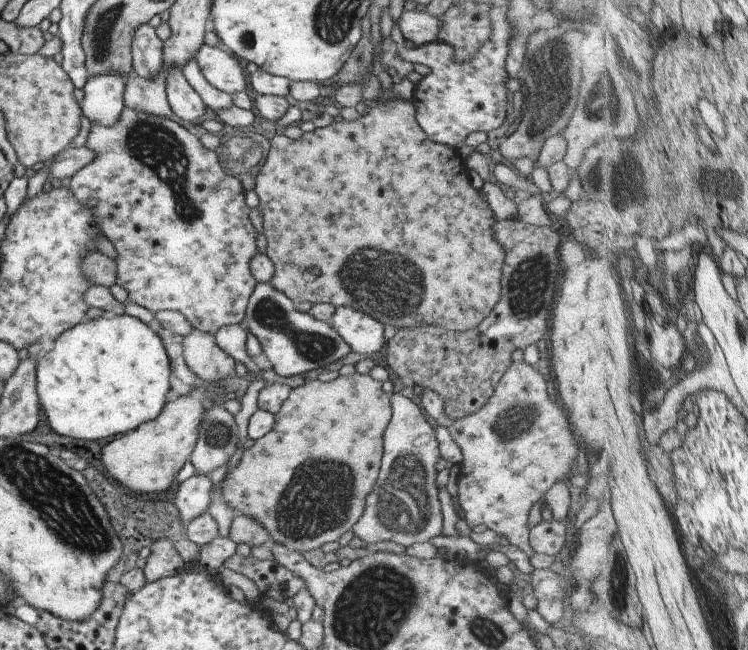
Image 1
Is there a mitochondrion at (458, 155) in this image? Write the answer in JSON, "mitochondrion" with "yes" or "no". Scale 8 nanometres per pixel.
{"mitochondrion":"no"}

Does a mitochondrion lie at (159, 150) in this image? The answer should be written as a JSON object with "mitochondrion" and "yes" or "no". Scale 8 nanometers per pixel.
{"mitochondrion":"yes"}

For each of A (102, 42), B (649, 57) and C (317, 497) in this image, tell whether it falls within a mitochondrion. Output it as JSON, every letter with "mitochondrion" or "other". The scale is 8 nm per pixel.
{"A":"mitochondrion","B":"other","C":"mitochondrion"}

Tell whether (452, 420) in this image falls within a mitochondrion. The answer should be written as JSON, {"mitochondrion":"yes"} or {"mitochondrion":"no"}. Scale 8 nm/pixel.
{"mitochondrion":"no"}

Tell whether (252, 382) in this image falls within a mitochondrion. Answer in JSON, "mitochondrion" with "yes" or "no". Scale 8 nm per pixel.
{"mitochondrion":"no"}

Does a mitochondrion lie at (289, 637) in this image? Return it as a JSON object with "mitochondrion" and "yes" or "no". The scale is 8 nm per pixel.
{"mitochondrion":"no"}

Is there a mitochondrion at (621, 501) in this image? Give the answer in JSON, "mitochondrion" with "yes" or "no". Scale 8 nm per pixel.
{"mitochondrion":"no"}

